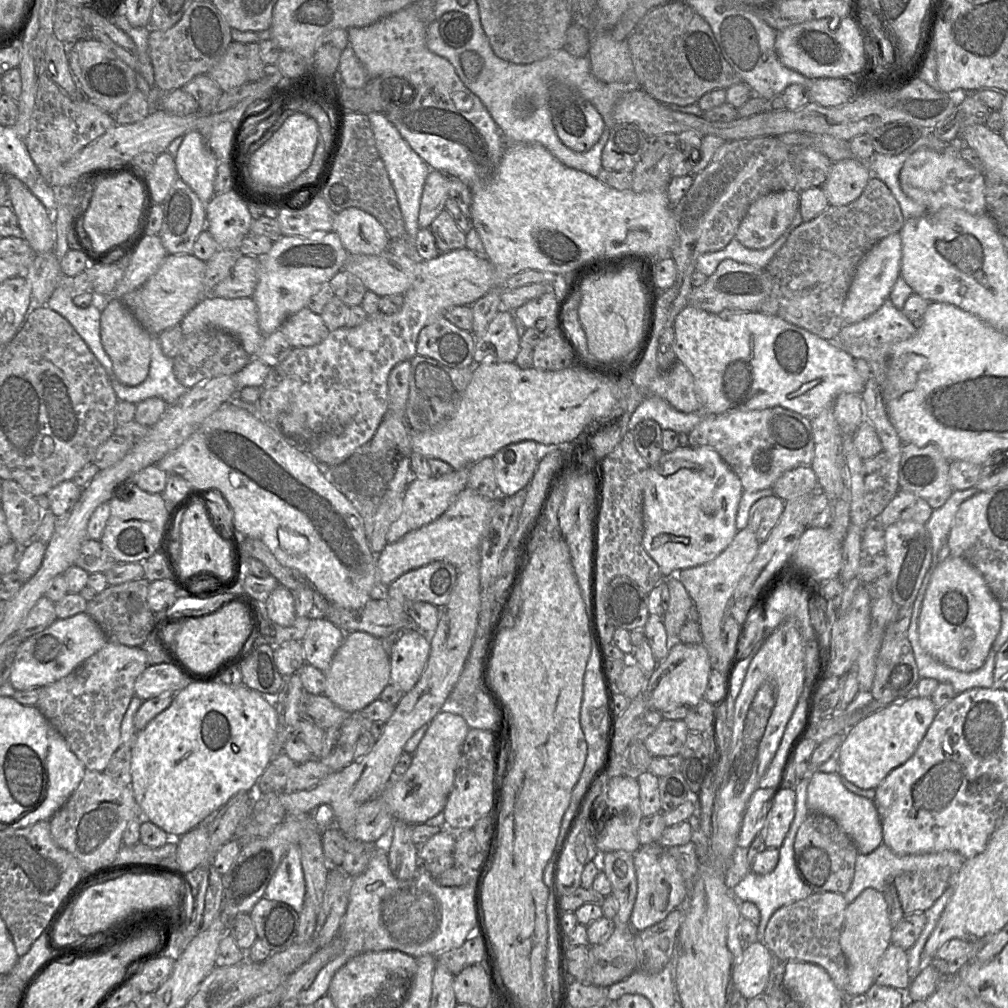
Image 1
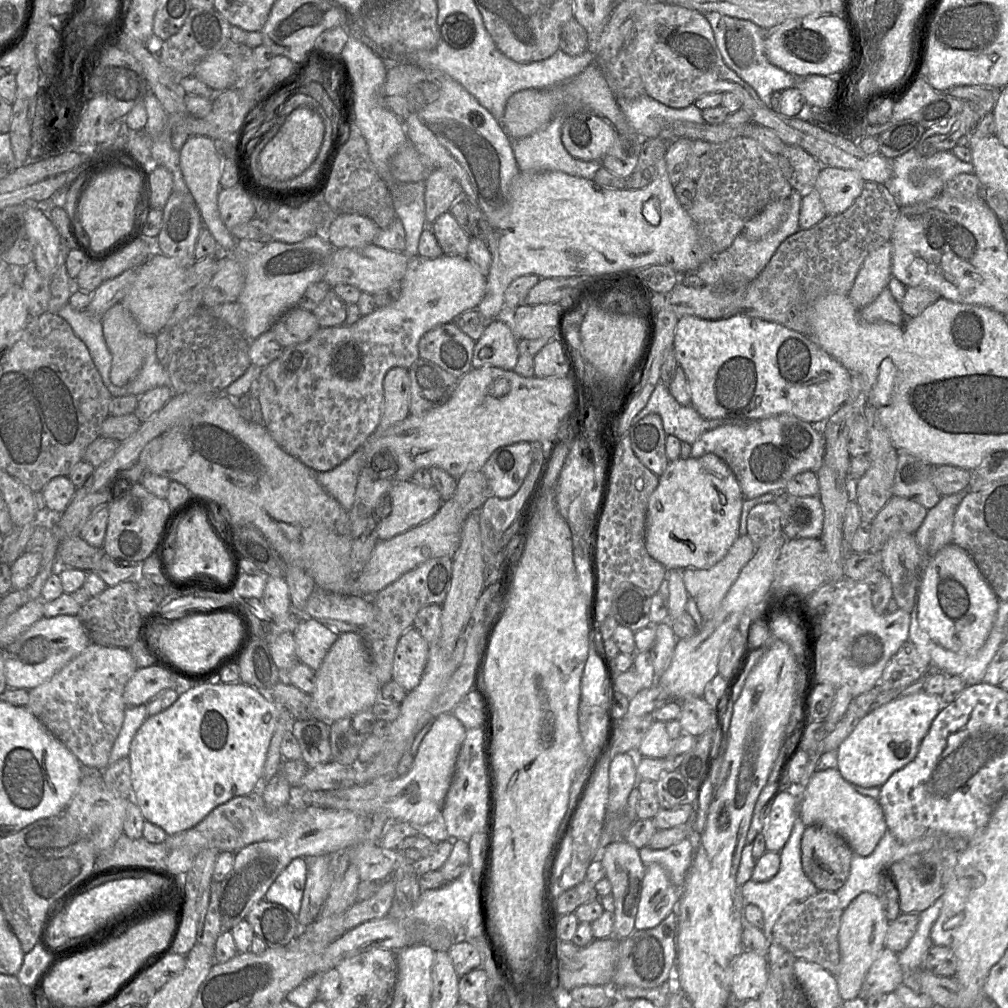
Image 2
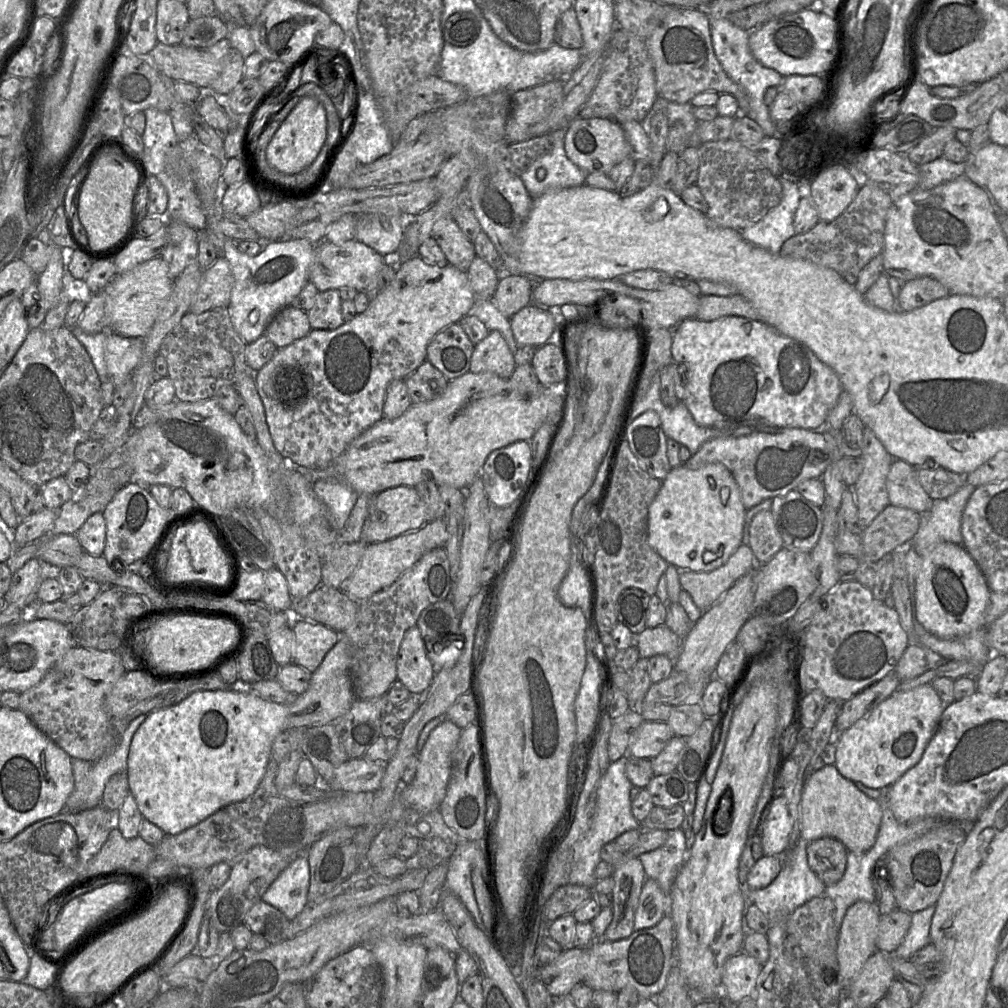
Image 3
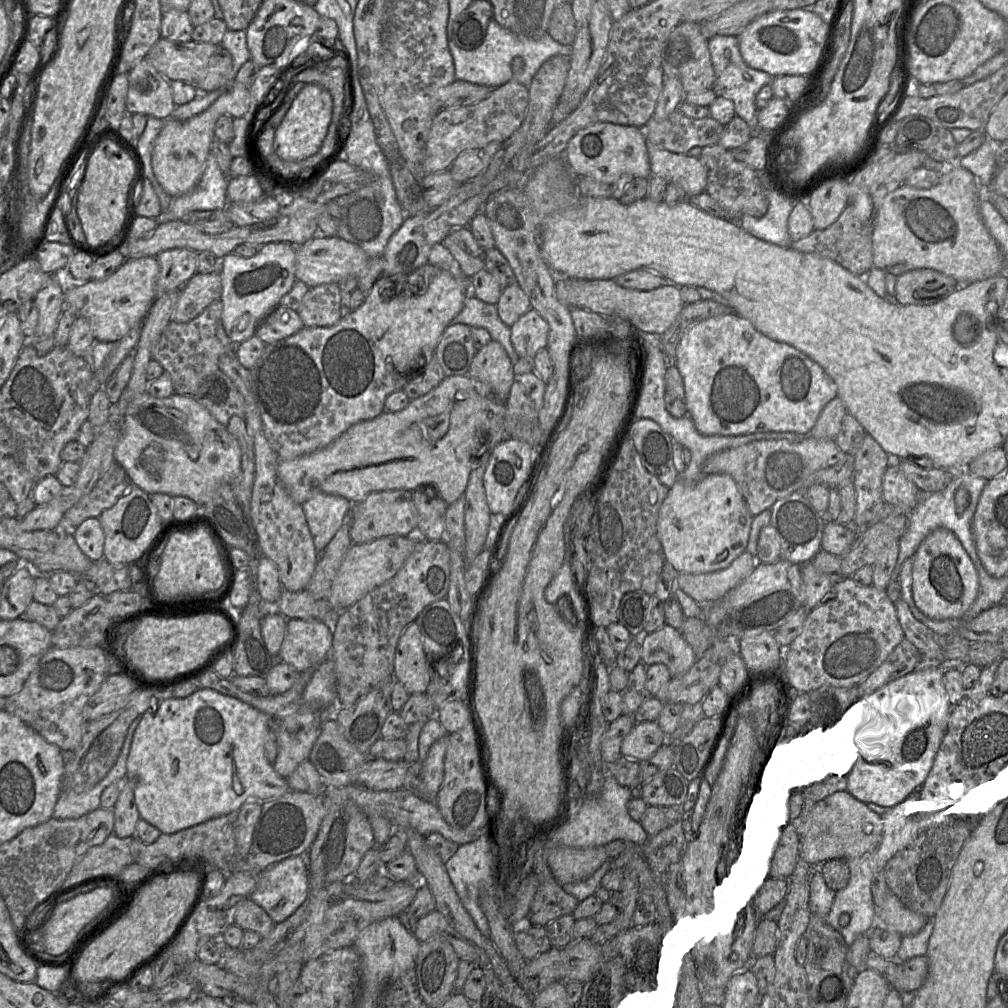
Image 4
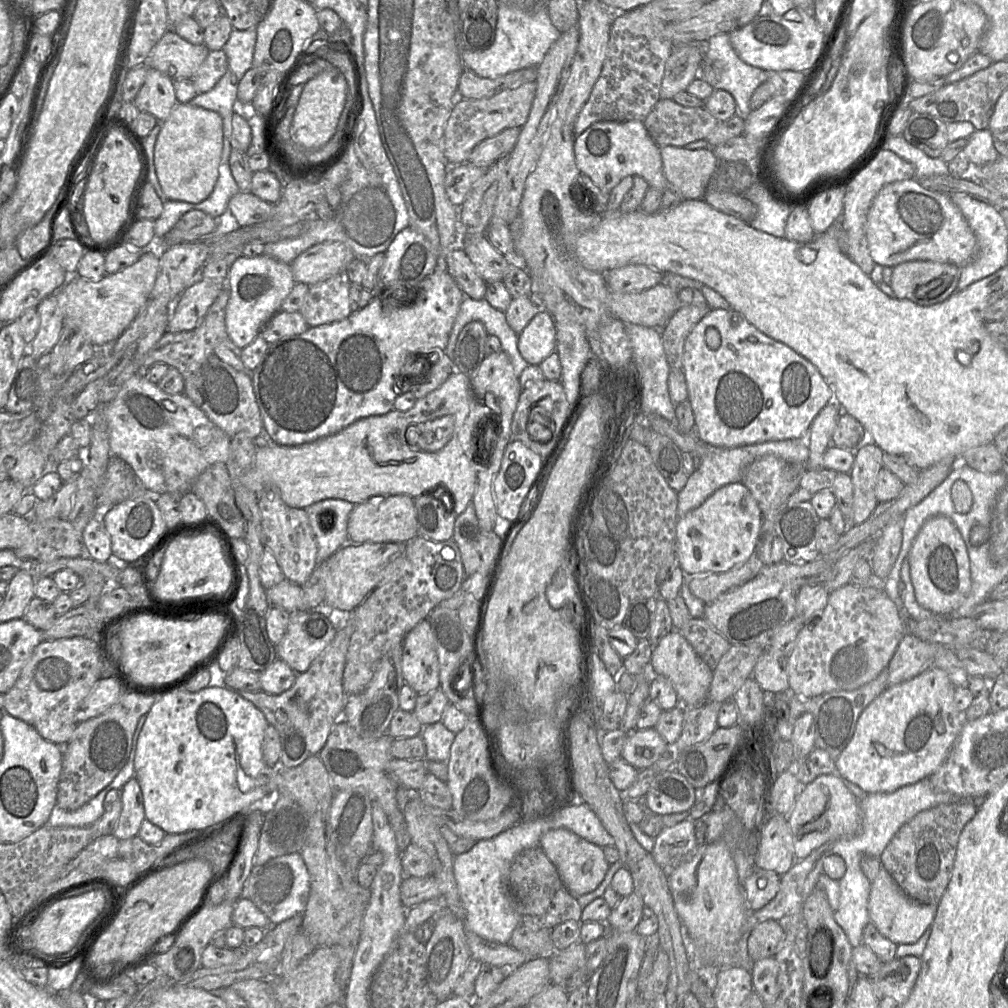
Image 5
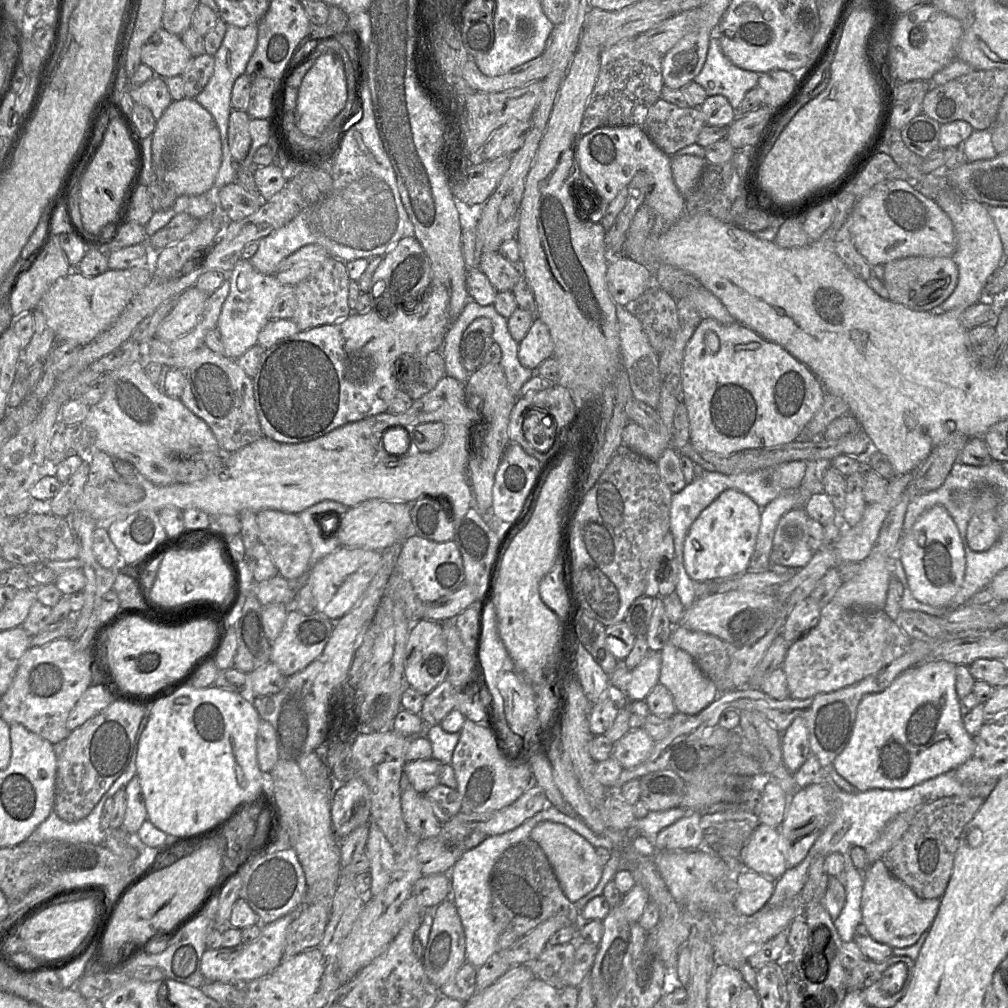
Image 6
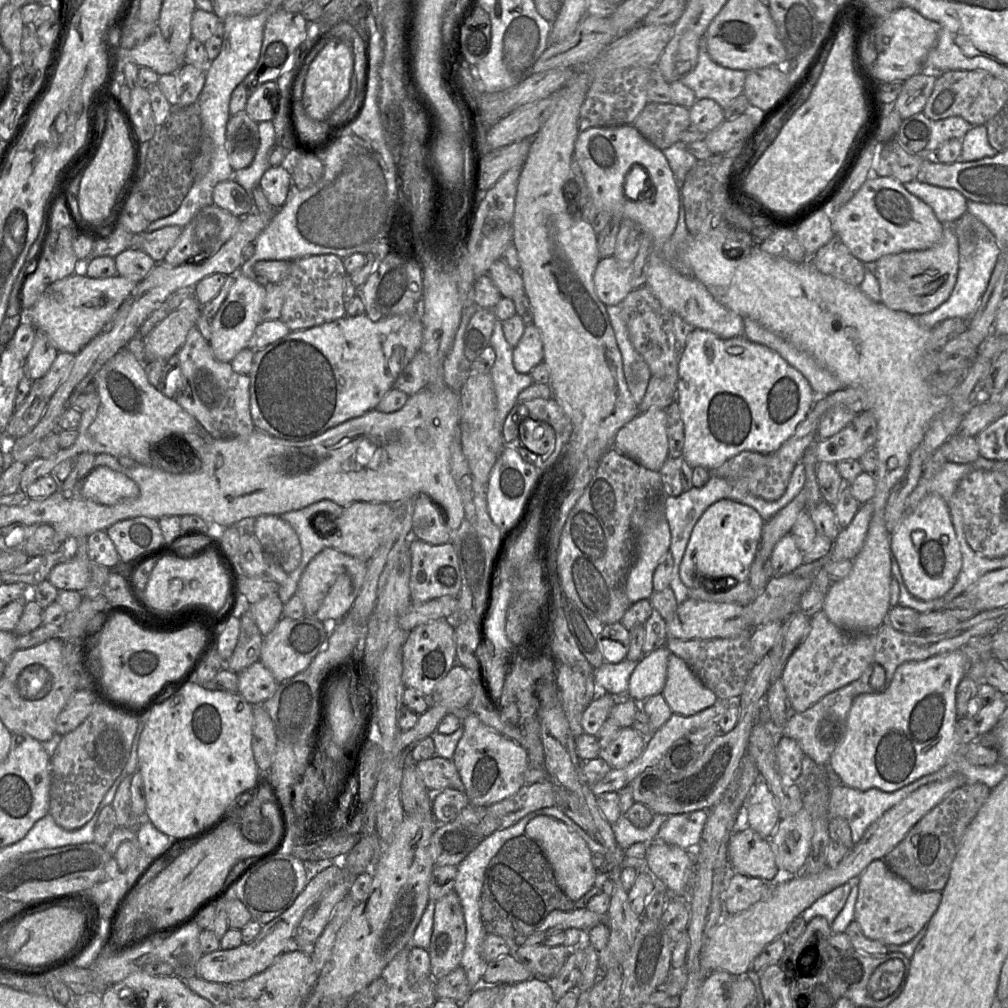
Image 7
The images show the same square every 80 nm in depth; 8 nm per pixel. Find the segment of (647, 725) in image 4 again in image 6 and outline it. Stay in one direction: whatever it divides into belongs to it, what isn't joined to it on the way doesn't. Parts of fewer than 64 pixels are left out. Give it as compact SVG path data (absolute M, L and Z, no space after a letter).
M630 729L613 745L611 757L623 768L632 768L645 761L654 746L655 741L643 729Z

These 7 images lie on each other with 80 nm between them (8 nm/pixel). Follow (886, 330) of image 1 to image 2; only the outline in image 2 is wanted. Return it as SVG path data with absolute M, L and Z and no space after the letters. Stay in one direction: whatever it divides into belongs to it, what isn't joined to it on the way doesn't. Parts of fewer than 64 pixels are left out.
M888 286L880 292L873 302L859 311L861 318L869 323L884 321L899 325L907 319Z

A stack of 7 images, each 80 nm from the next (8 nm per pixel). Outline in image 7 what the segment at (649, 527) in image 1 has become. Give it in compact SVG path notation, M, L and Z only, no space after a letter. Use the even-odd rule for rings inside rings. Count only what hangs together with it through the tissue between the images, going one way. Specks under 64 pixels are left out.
M724 498L724 499L721 499L717 502L715 502L714 504L712 504L710 507L708 507L704 511L704 513L699 518L699 520L697 521L697 523L695 524L695 526L691 532L689 541L687 543L683 558L682 558L680 566L679 566L679 577L680 577L680 580L682 581L682 583L688 589L693 589L693 588L695 589L695 588L698 588L698 586L707 583L707 585L713 586L715 589L723 590L725 588L733 587L738 582L748 581L749 580L749 573L750 573L750 566L755 558L756 551L759 547L764 522L765 521L762 519L762 517L759 515L759 513L755 509L753 509L752 507L750 507L748 505L742 504L740 502L737 502L737 501L728 499L728 498ZM719 578L726 579L726 580L724 580L724 584L726 584L726 585L719 586L719 585L708 584L708 583L712 582L711 580L716 580Z

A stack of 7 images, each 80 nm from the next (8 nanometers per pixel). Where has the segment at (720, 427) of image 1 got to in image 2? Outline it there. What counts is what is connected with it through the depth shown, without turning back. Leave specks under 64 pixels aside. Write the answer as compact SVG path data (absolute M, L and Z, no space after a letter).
M780 414L757 421L733 421L709 430L692 444L690 457L699 458L709 453L718 456L735 474L744 499L752 499L768 492L784 491L788 481L799 473L816 473L824 462L824 452L824 437L811 423L790 414Z

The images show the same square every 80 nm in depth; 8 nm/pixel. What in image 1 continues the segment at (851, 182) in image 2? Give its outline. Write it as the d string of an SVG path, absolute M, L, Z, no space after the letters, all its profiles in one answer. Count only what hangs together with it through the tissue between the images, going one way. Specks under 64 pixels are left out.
M853 158L833 163L826 182L821 186L826 194L829 205L844 206L855 201L865 189L872 173L864 161Z

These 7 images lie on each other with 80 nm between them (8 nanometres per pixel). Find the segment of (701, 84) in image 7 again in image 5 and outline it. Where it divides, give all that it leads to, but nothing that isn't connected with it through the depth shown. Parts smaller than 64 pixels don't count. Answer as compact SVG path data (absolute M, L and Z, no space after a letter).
M723 33L710 38L704 46L704 59L697 71L697 78L709 83L715 90L729 92L736 102L737 113L746 119L751 113L750 98L755 89L767 81L768 70L754 67L744 62L734 50L730 34Z

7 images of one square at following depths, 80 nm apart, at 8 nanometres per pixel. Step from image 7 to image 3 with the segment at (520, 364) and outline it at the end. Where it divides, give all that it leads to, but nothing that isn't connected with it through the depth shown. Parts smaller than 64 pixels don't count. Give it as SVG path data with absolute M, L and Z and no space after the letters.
M535 303L525 306L510 318L512 333L518 347L538 348L552 341L556 323L556 310Z

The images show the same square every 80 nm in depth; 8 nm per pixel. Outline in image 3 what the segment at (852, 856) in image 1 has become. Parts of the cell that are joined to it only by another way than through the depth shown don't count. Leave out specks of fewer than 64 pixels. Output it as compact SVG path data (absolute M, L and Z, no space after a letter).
M831 837L816 839L807 843L806 852L809 867L826 887L841 880L848 854L842 842Z

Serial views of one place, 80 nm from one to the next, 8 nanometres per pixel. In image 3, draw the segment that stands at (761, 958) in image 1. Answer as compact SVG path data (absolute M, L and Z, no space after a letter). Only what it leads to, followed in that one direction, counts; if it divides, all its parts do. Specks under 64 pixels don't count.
M742 951L728 958L722 970L722 992L735 1005L744 998L754 996L756 982L762 970L762 965L752 956Z

